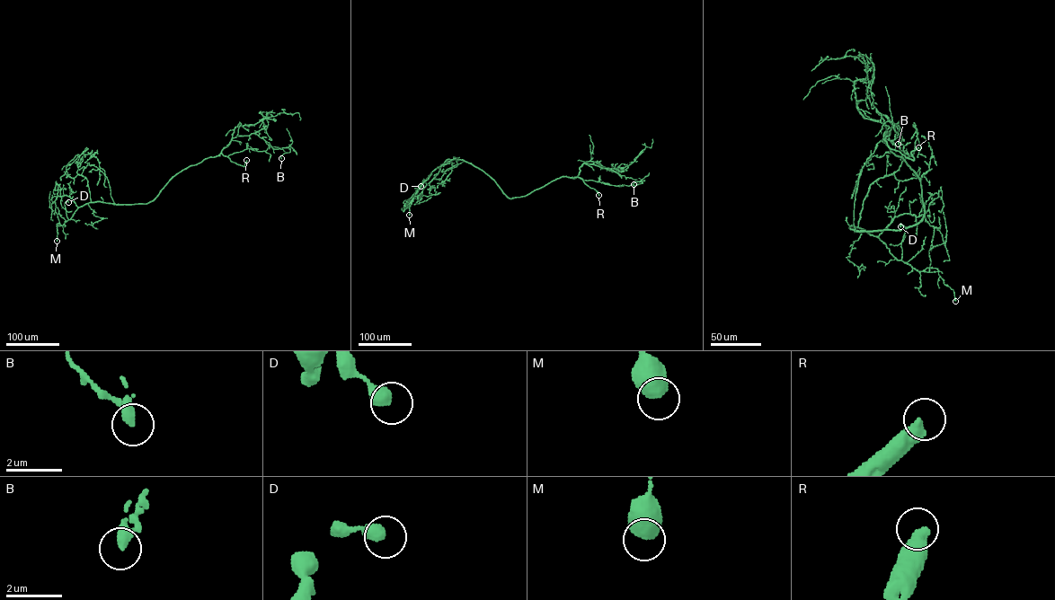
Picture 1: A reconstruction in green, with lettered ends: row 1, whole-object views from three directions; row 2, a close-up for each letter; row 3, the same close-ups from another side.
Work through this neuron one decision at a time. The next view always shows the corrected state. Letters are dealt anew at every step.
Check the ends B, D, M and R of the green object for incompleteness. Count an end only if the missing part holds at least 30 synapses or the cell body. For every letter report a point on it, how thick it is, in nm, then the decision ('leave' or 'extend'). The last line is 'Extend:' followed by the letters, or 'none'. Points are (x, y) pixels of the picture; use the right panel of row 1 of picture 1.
B: at (898, 144); 280 nm thick; leave
D: at (900, 226); 480 nm thick; leave
M: at (955, 301); 750 nm thick; leave
R: at (918, 147); 500 nm thick; extend
Extend: R

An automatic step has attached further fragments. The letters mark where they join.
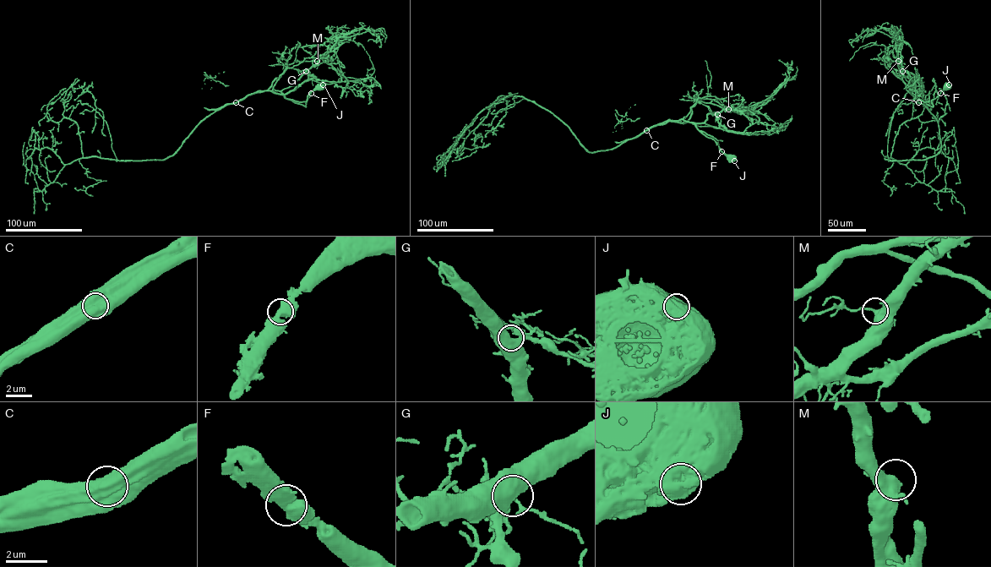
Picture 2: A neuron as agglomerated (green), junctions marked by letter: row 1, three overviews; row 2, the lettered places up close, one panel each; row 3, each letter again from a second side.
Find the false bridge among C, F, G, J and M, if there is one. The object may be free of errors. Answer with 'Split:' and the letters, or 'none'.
Split: C

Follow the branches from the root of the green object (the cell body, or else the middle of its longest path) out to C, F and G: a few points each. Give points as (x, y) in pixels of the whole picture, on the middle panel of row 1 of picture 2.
C: (732, 158), (728, 158), (717, 143), (717, 144), (703, 134), (694, 123), (683, 120), (666, 121), (646, 130)
F: (732, 158), (721, 151)
G: (732, 158), (721, 151), (717, 143), (717, 144), (703, 134), (694, 123), (703, 123), (709, 114), (717, 114)

